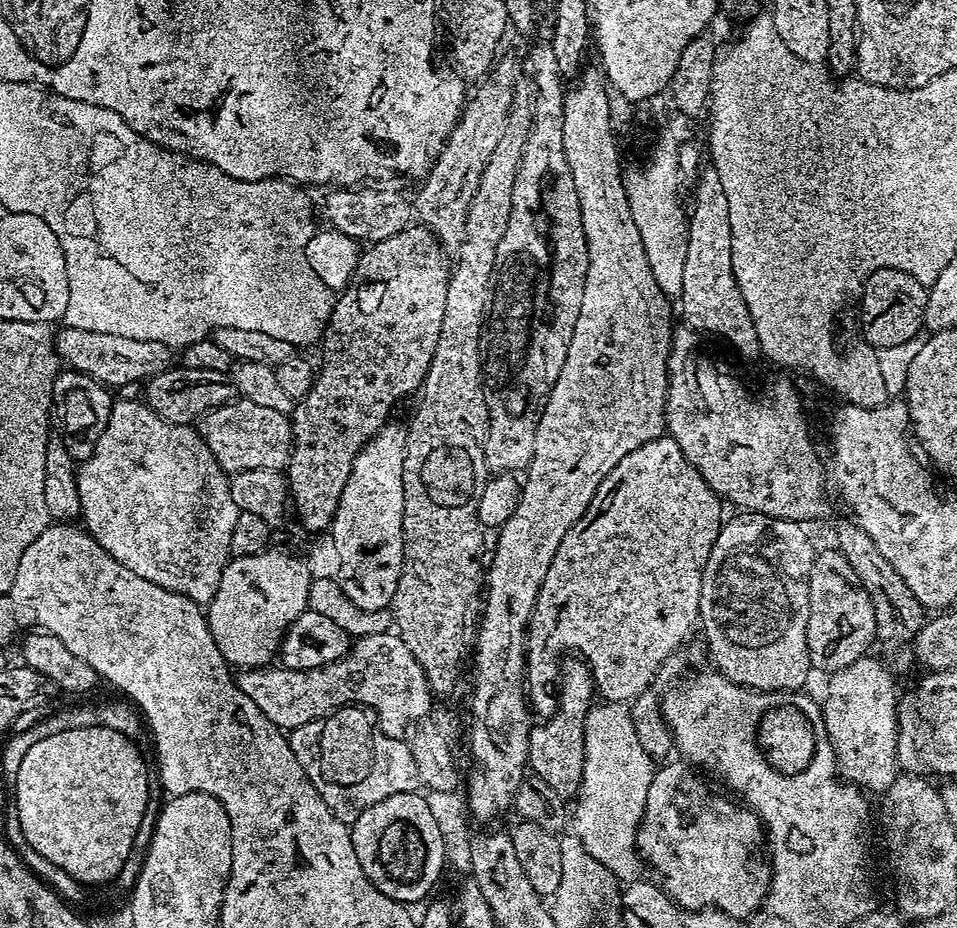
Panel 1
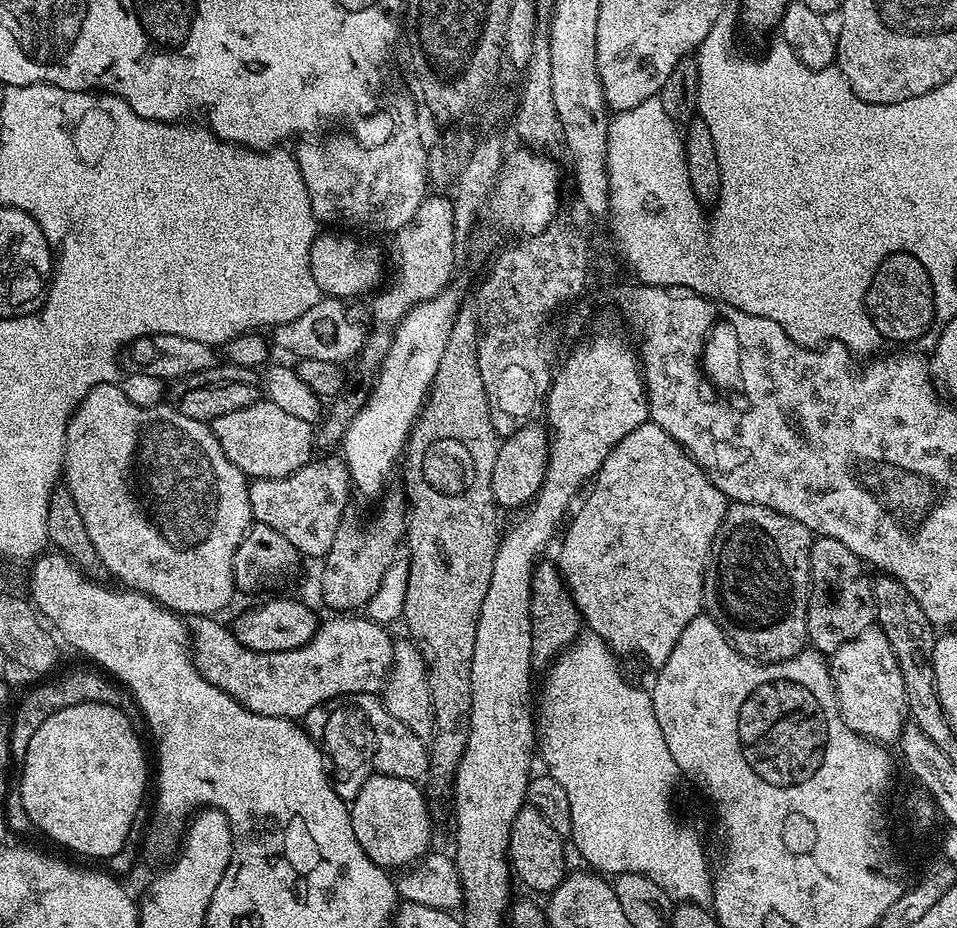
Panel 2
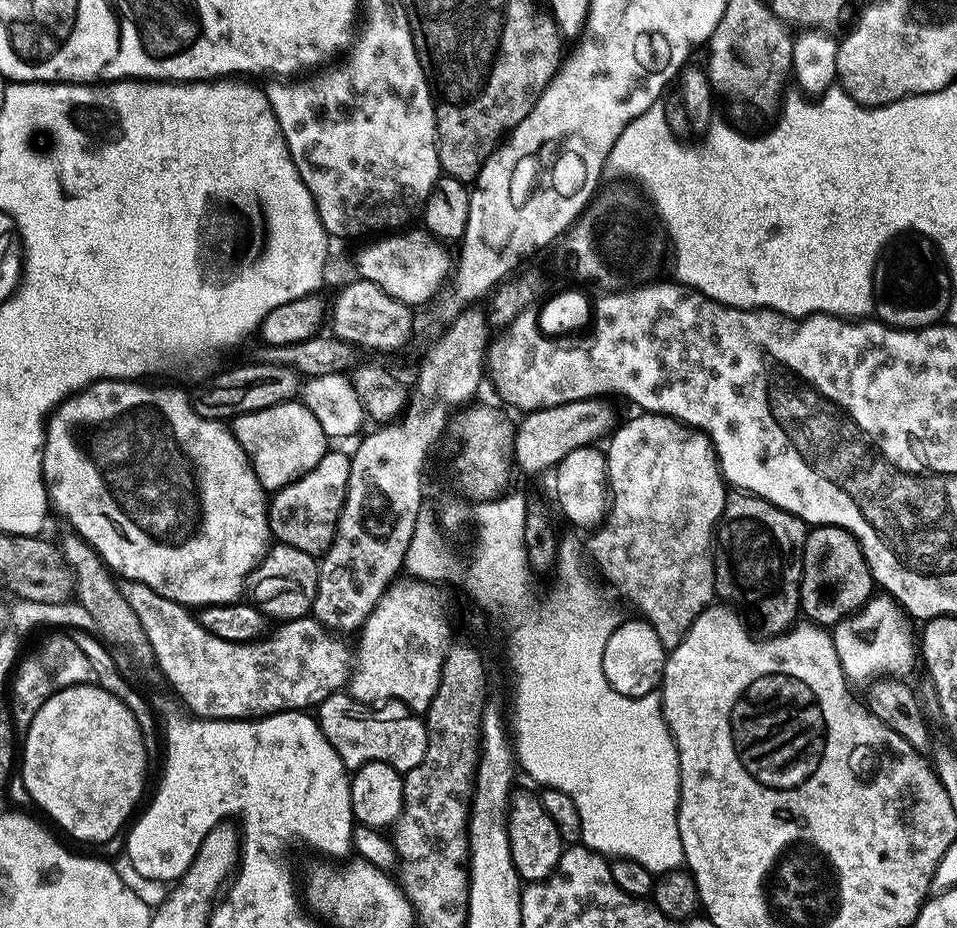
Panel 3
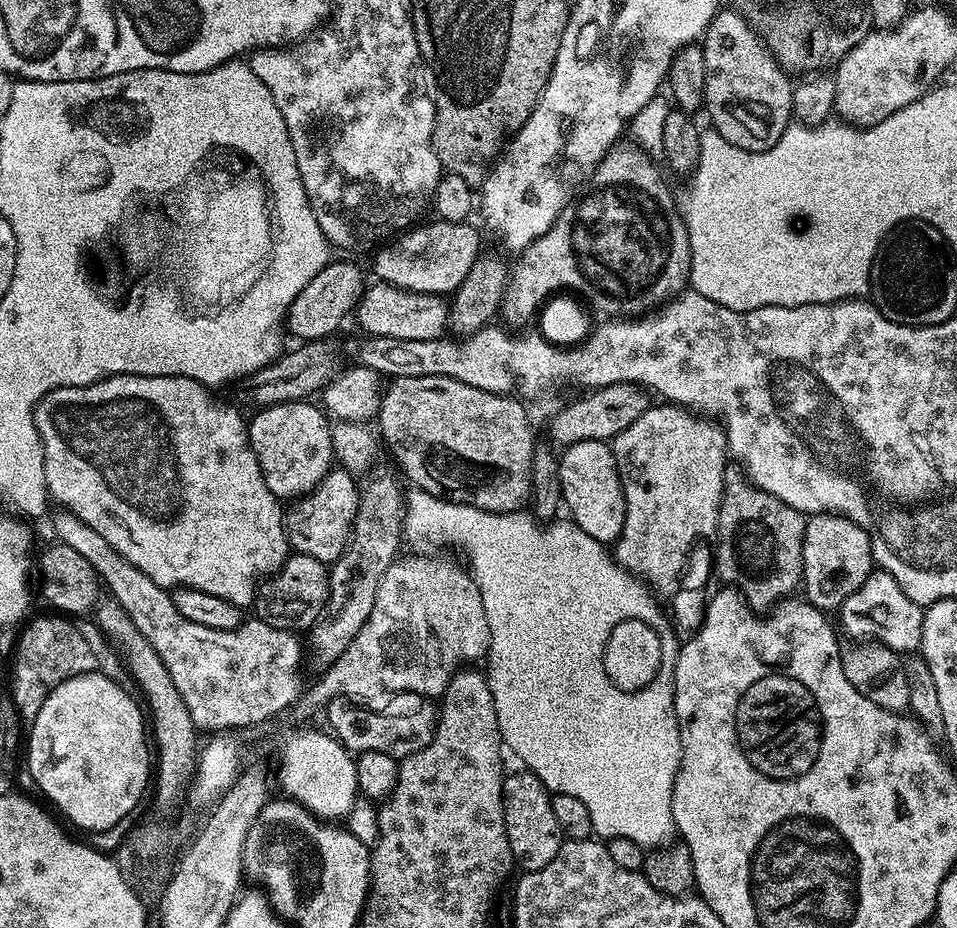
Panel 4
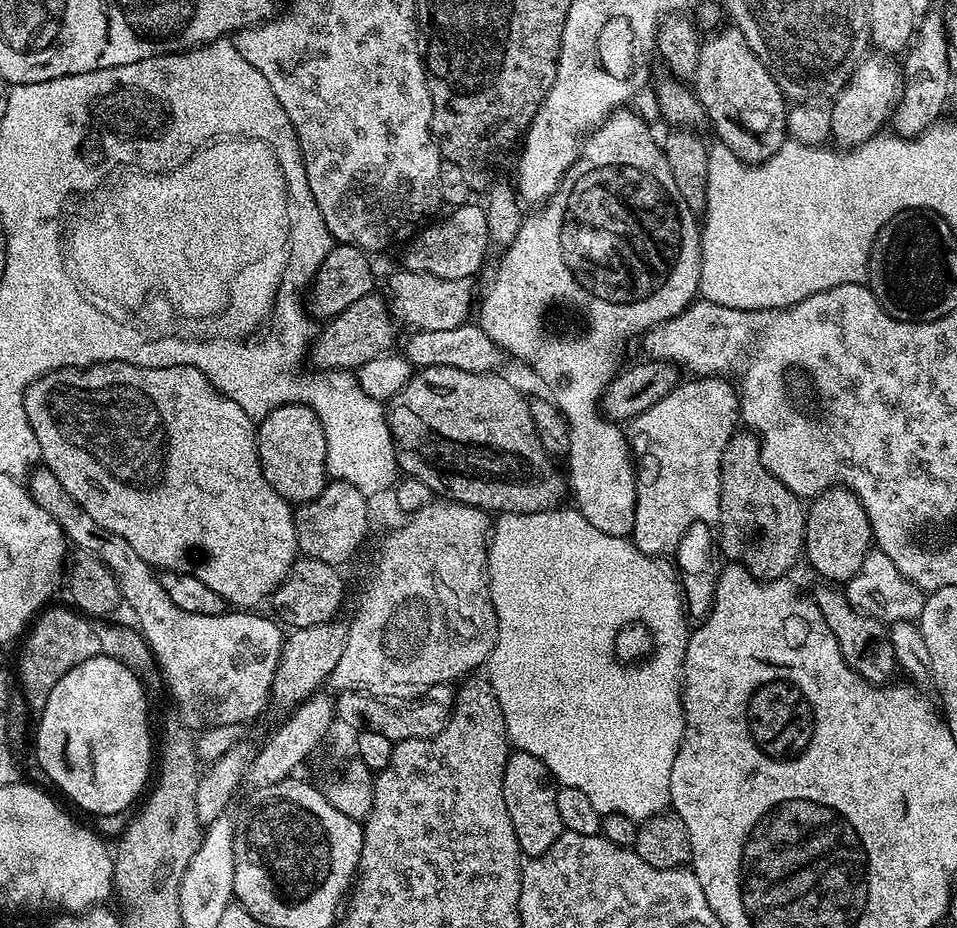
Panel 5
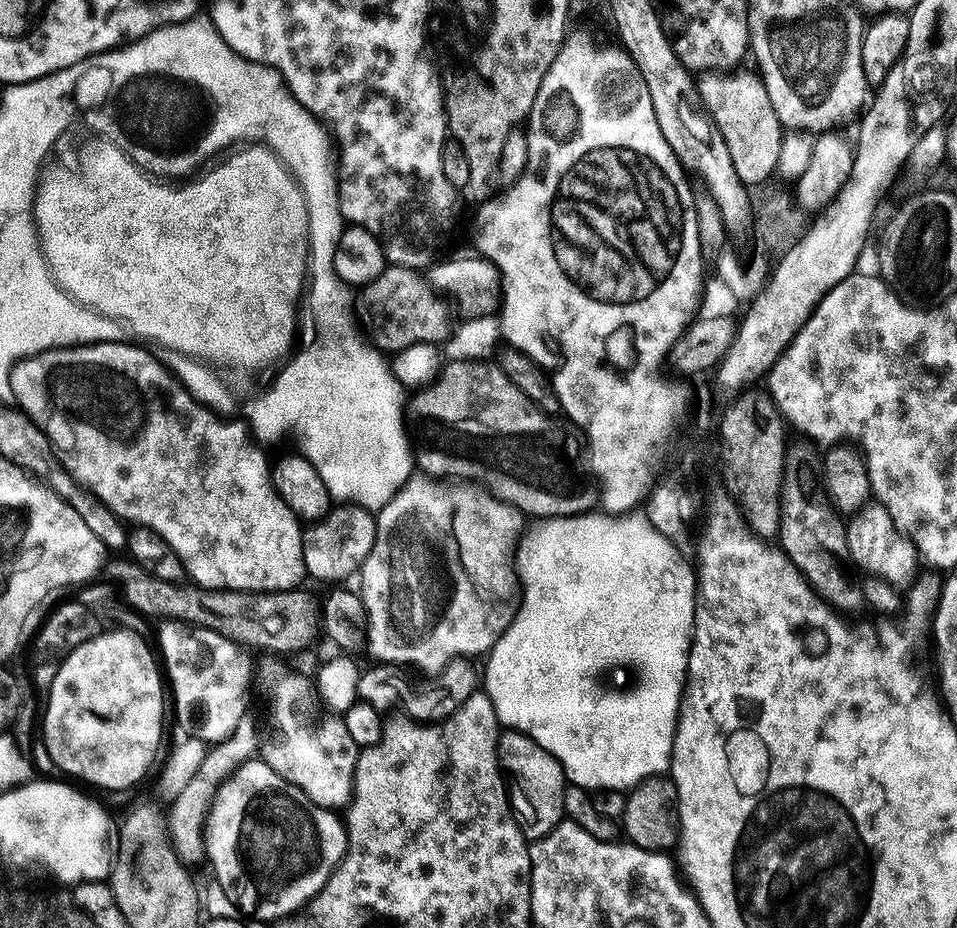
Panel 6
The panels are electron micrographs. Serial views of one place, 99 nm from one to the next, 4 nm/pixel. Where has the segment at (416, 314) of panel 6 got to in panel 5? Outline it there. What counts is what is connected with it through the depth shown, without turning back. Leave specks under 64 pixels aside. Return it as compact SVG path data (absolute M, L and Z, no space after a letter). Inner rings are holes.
M369 294L358 298L354 306L346 306L338 315L327 321L325 328L317 331L310 344L310 360L320 370L358 370L366 362L387 353L396 340L394 317L389 301L383 295Z

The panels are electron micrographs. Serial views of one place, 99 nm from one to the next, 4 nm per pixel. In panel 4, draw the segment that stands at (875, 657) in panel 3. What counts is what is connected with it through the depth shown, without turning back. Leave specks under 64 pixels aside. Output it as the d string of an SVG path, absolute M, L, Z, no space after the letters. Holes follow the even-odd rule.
M873 570L866 582L862 582L860 589L839 608L839 616L839 627L844 627L853 636L853 641L884 644L901 654L915 653L919 649L924 608L906 598L902 586L898 586L898 582L889 572Z

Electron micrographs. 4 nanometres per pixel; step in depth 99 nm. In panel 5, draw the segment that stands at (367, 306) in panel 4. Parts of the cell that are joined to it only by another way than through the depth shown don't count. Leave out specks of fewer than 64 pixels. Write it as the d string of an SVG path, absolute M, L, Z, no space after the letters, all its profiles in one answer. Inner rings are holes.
M405 268L398 269L388 280L386 292L389 309L399 323L410 325L411 329L422 331L453 330L469 321L472 298L474 296L473 279L440 279L428 272L414 272Z

